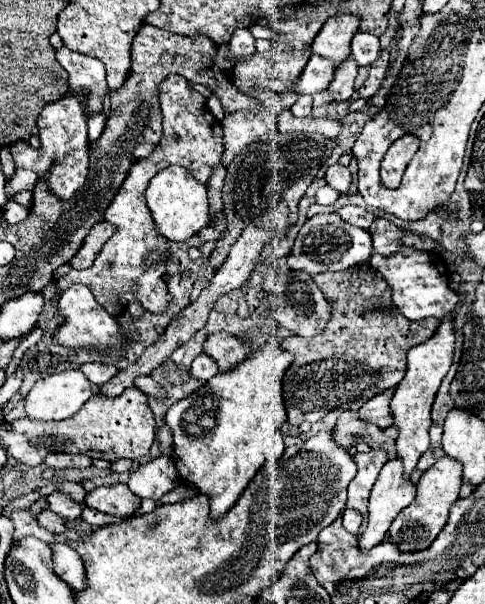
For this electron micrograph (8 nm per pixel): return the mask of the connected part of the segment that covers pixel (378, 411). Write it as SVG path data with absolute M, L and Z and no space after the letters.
M389 389L389 391L383 391L379 393L377 397L369 399L361 409L361 417L367 421L367 423L375 423L377 427L391 427L393 425L393 413L389 411L389 399L393 397L393 391L395 389Z

